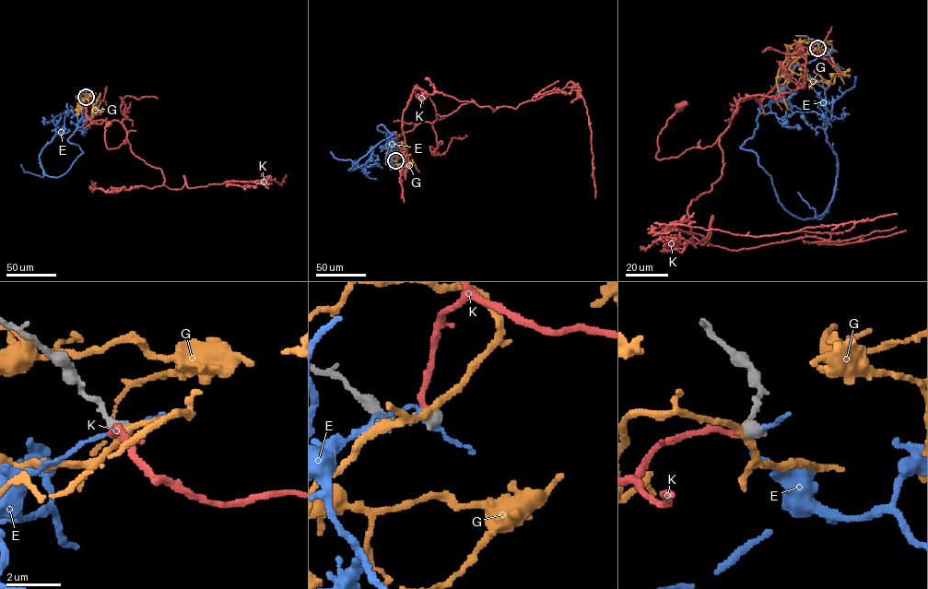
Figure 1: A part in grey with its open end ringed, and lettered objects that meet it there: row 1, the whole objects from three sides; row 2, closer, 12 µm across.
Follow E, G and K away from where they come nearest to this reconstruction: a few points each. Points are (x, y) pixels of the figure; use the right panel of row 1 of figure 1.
E: (819, 48), (740, 147), (803, 218), (837, 170), (804, 64)
G: (817, 48), (808, 48), (805, 55), (789, 54), (782, 65), (813, 82), (833, 83), (837, 72), (831, 57)
K: (817, 48), (785, 64), (761, 101), (734, 98), (730, 125), (710, 146), (658, 159), (658, 135), (679, 106)

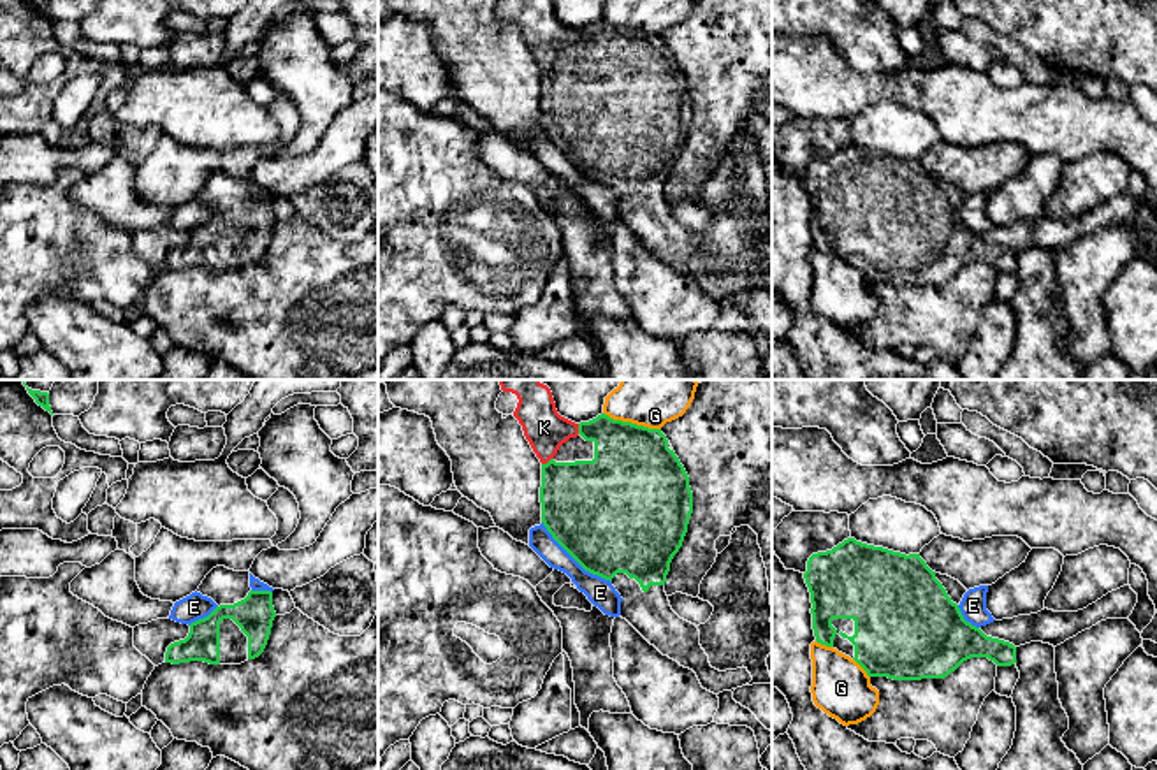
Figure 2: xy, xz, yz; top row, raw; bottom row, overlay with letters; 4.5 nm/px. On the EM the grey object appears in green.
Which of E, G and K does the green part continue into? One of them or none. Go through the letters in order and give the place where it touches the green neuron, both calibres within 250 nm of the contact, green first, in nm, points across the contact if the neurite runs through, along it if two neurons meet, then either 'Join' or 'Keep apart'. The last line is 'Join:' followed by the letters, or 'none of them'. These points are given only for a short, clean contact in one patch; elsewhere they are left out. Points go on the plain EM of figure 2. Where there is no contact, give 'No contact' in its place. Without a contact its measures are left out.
E: Touches green at xz (574, 164). Thickness 500 nm (green) against 120 nm. Keep apart
G: Touches green at xz (630, 29). Thickness 400 nm (green) against 160 nm. Keep apart
K: Touches green at xz (549, 67). Thickness 400 nm (green) against 190 nm. Join
Join: K

